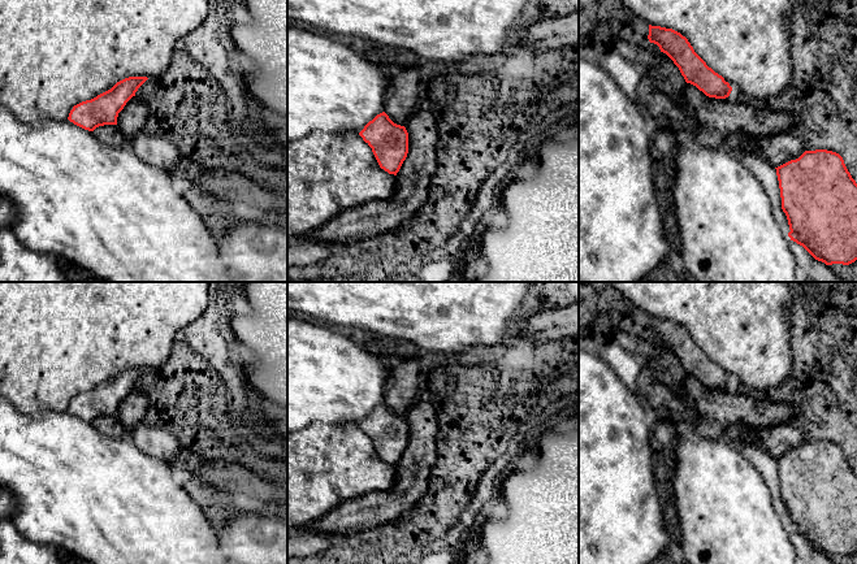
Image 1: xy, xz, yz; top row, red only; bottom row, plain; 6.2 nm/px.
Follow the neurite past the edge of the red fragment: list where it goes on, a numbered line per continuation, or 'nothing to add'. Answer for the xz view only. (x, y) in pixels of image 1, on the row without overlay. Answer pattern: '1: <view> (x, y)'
nothing to add

